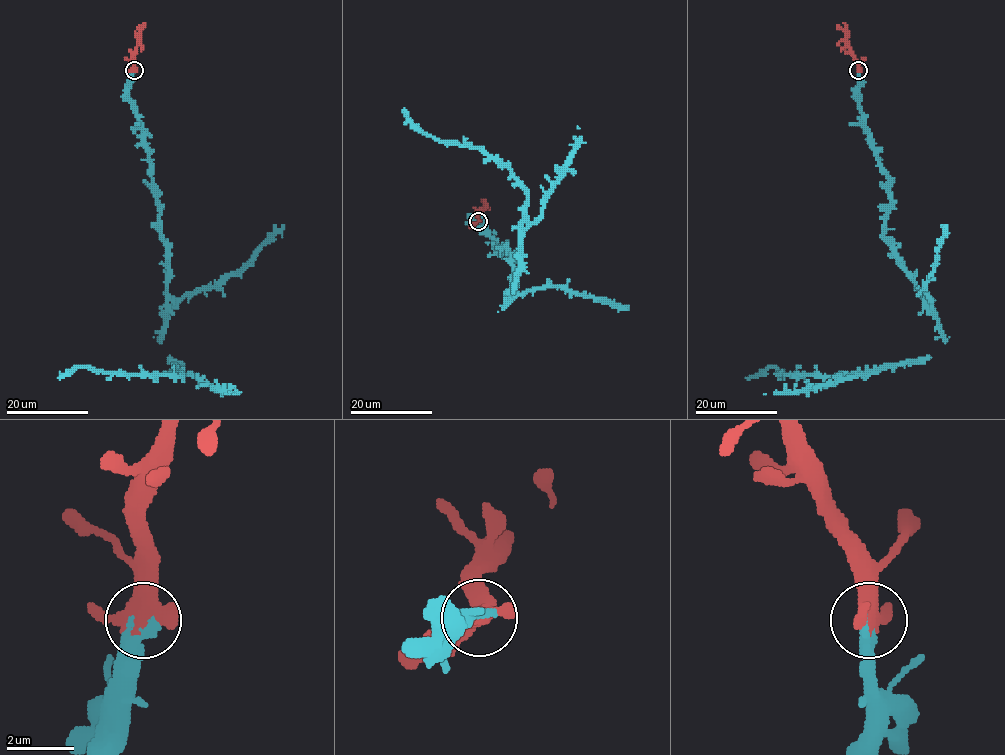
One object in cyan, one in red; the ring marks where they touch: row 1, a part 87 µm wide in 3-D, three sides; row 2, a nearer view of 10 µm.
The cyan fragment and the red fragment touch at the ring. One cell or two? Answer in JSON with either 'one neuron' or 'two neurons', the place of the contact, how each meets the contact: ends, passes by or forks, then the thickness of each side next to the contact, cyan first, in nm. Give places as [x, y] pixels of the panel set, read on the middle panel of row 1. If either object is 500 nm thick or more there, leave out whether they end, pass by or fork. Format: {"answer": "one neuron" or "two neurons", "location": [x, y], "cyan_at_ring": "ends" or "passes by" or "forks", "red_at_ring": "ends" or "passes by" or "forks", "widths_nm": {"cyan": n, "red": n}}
{"answer": "one neuron", "location": [478, 221], "cyan_at_ring": "ends", "red_at_ring": "passes by", "widths_nm": {"cyan": 320, "red": 440}}

